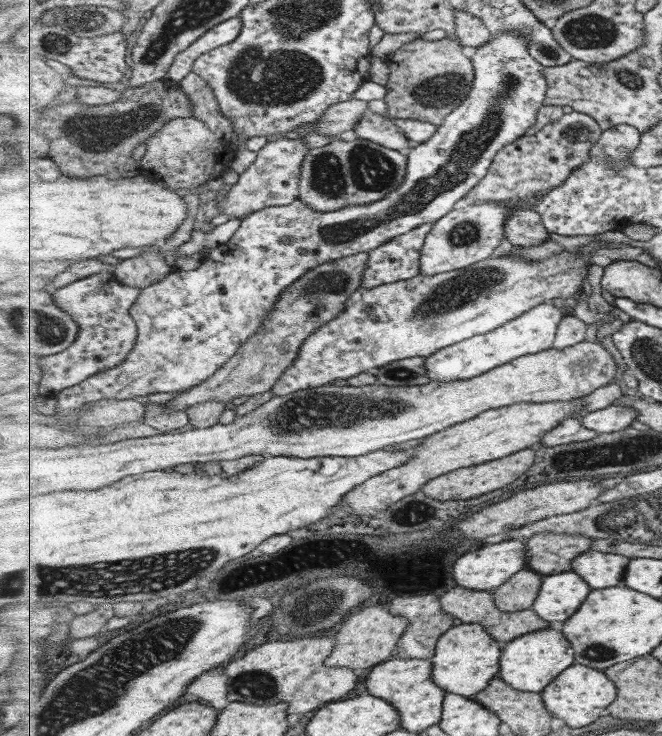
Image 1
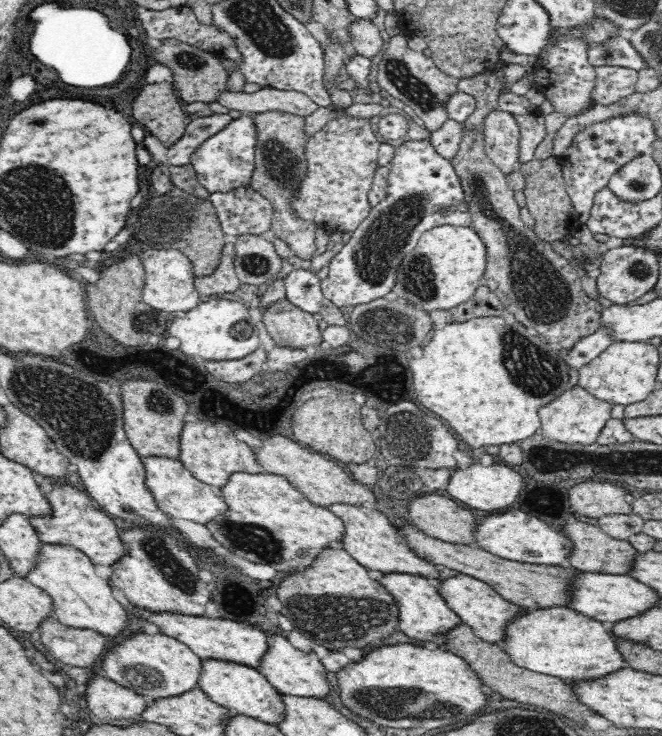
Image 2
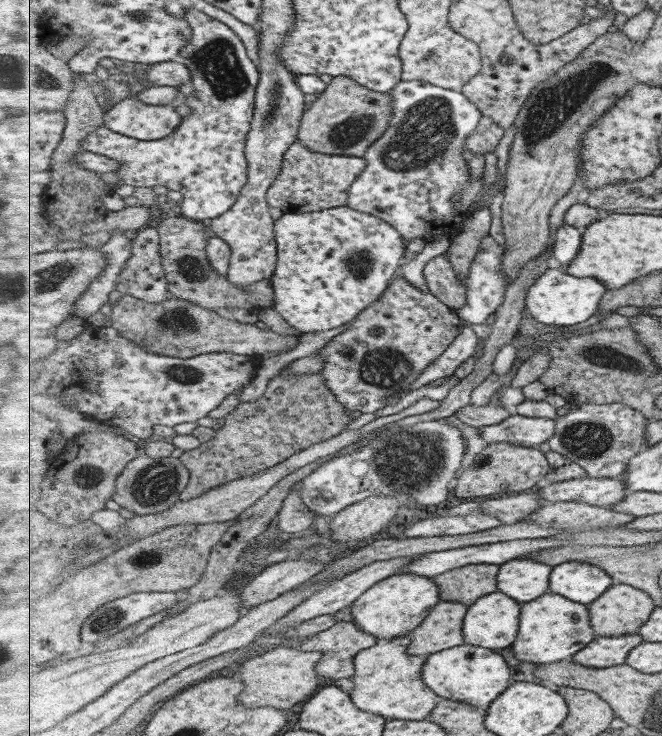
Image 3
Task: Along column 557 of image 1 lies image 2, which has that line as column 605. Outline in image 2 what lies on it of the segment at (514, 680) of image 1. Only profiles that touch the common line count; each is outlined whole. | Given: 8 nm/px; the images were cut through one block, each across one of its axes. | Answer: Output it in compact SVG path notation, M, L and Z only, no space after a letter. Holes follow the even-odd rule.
M570 607L527 610L527 614L524 612L515 620L506 642L500 645L522 668L568 681L602 679L628 667L609 626Z

